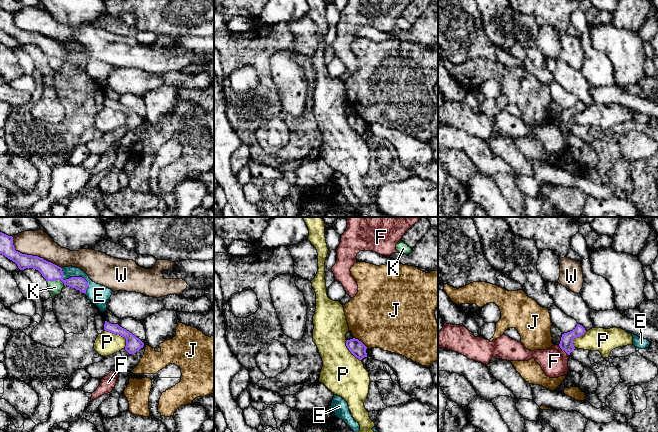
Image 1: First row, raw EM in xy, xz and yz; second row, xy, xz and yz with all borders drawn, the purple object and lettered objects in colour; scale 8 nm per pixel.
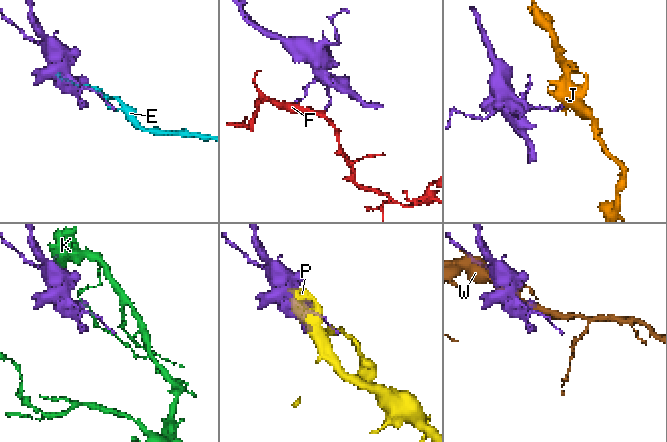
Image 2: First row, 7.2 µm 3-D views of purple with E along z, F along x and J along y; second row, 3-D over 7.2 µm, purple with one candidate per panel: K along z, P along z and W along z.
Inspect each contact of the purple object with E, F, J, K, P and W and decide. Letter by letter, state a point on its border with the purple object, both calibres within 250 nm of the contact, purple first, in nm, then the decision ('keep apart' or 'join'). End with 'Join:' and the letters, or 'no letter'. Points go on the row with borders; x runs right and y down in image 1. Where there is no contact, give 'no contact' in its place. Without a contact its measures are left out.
E: meets purple in xy at (76, 277); 140 nm thick on the purple side, 170 nm on the other; keep apart
F: meets purple in yz at (563, 349); 110 nm thick on the purple side, 220 nm on the other; keep apart
J: meets purple in xz at (360, 341); 120 nm thick on the purple side, 500 nm on the other; keep apart
K: meets purple in xy at (56, 279); 140 nm thick on the purple side, 110 nm on the other; keep apart
P: meets purple in xy at (119, 334); 130 nm thick on the purple side, 190 nm on the other; keep apart
W: meets purple in xy at (31, 255); 140 nm thick on the purple side, 200 nm on the other; keep apart
Join: no letter

